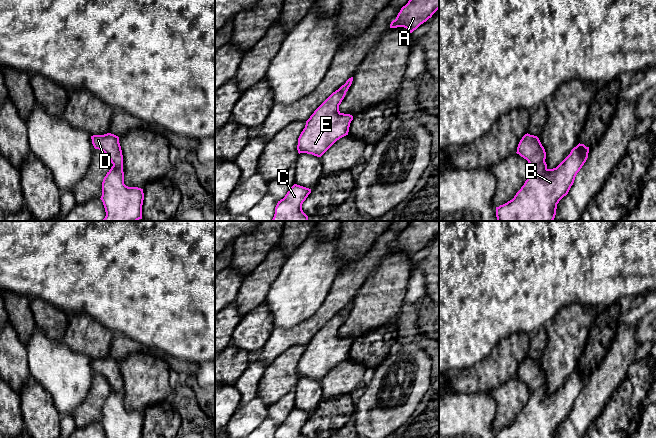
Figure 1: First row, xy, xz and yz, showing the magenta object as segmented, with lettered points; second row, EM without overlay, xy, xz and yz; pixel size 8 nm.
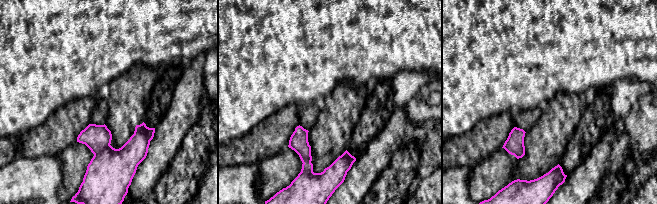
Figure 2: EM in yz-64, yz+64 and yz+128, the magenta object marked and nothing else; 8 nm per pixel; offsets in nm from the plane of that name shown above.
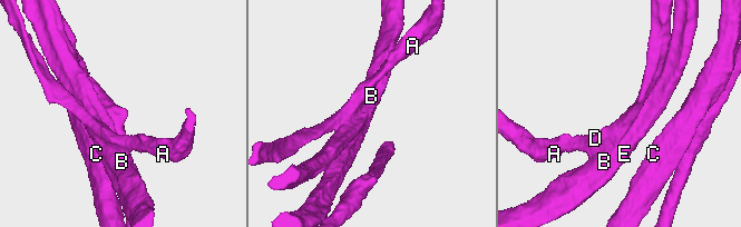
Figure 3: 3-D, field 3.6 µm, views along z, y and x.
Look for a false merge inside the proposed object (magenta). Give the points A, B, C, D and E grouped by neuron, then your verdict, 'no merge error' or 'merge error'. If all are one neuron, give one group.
A D / B C E; merge error

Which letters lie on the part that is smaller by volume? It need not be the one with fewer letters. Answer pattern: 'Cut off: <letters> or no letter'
Cut off: A, D

